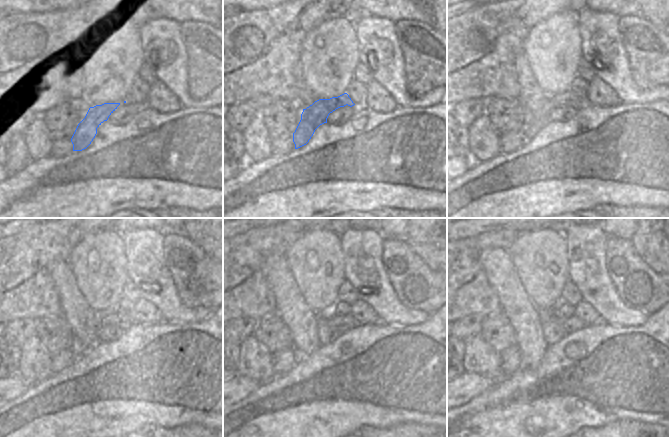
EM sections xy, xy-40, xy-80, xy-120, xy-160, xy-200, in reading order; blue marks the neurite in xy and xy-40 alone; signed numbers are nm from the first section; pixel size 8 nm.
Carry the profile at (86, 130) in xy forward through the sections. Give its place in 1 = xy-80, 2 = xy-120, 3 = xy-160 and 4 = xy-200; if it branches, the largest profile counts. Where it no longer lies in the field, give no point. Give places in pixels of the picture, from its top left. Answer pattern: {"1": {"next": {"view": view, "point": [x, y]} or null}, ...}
{"1": {"next": {"view": "xy-80", "point": [531, 126]}}, "2": {"next": {"view": "xy-120", "point": [124, 322]}}, "3": {"next": {"view": "xy-160", "point": [348, 322]}}, "4": {"next": {"view": "xy-200", "point": [572, 324]}}}

